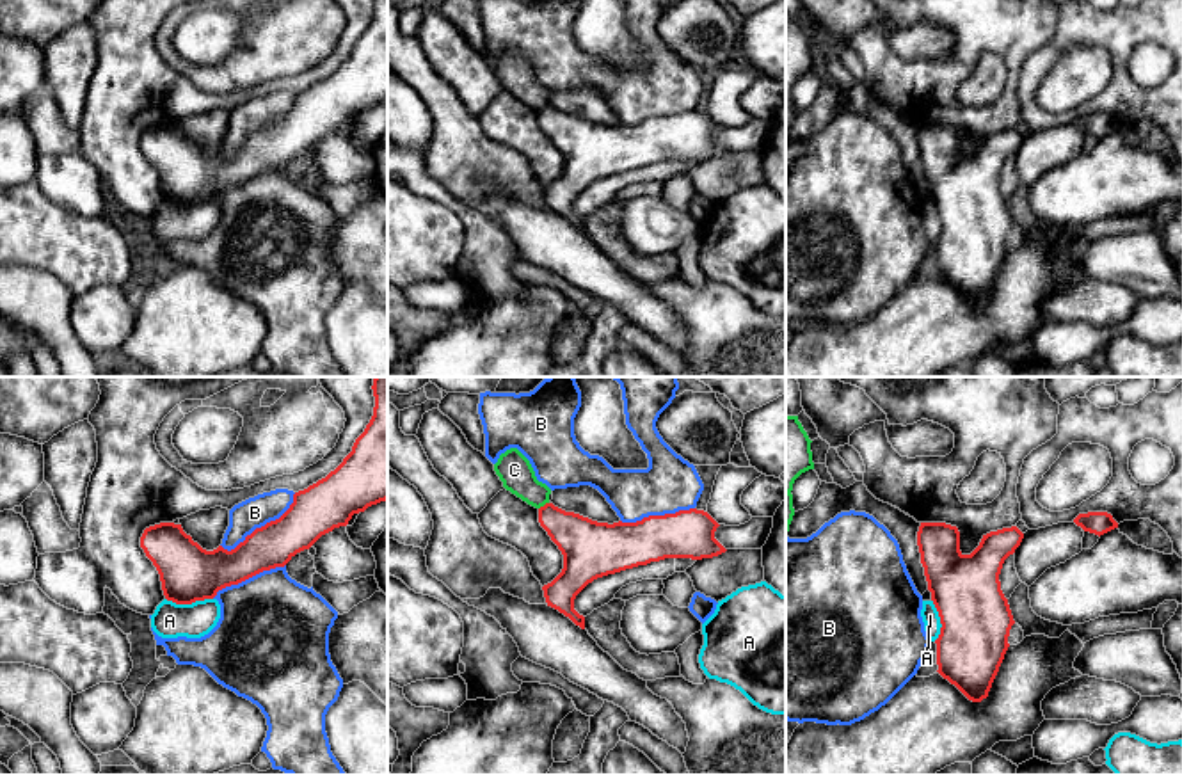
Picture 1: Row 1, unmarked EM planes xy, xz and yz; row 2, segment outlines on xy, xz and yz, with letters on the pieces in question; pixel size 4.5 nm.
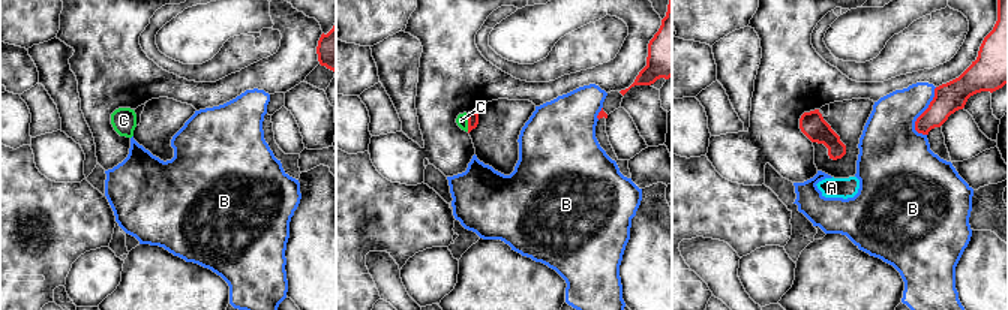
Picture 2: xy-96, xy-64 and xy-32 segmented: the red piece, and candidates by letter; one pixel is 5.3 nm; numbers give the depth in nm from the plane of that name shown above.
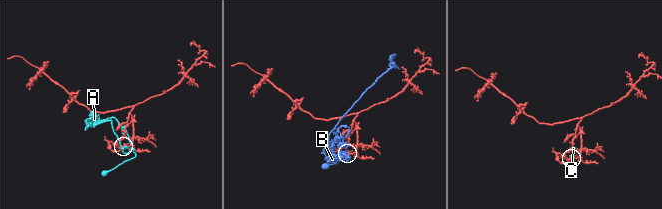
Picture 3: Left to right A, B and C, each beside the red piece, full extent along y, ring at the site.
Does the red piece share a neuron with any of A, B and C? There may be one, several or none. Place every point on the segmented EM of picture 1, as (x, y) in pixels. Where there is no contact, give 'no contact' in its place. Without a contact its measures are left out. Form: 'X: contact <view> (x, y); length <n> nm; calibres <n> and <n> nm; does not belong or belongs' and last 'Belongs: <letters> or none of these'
A: contact xy (189, 603); length 220 nm; calibres 260 and 160 nm; does not belong
B: contact xy (262, 527); length 420 nm; calibres 220 and 140 nm; does not belong
C: contact xz (544, 505); length 60 nm; calibres 220 and 160 nm; does not belong
Belongs: none of these

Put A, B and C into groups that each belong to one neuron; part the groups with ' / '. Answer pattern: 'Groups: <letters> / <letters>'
Groups: A / B / C

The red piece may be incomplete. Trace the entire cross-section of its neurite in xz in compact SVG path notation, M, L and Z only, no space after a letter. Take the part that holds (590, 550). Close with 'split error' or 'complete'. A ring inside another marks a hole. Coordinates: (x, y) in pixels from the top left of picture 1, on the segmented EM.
M553 503L539 508L539 523L563 555L562 572L542 587L547 606L585 629L585 617L574 610L576 595L594 579L665 558L713 558L727 549L715 539L720 526L707 512L690 508L675 514L649 515L636 523L597 523Z | complete

